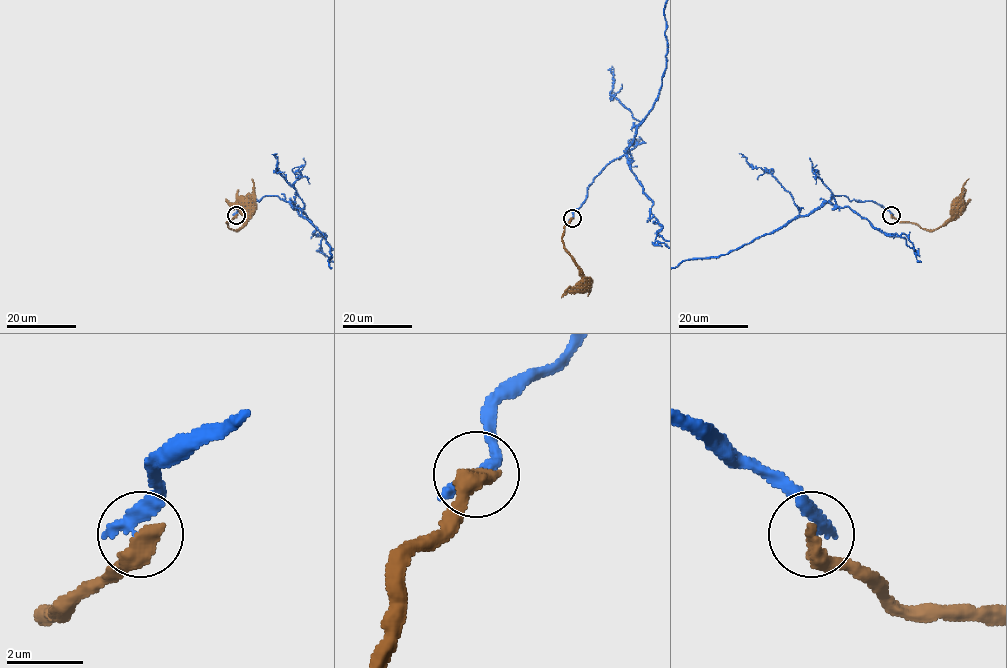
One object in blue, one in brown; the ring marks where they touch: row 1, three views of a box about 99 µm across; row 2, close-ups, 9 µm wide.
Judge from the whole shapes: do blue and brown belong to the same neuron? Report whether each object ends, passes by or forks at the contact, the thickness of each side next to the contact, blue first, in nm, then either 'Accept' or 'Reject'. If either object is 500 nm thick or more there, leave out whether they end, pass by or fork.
At the ring blue ends. At the ring brown ends. Thickness 320 nm (blue) against 480 nm. Reject

